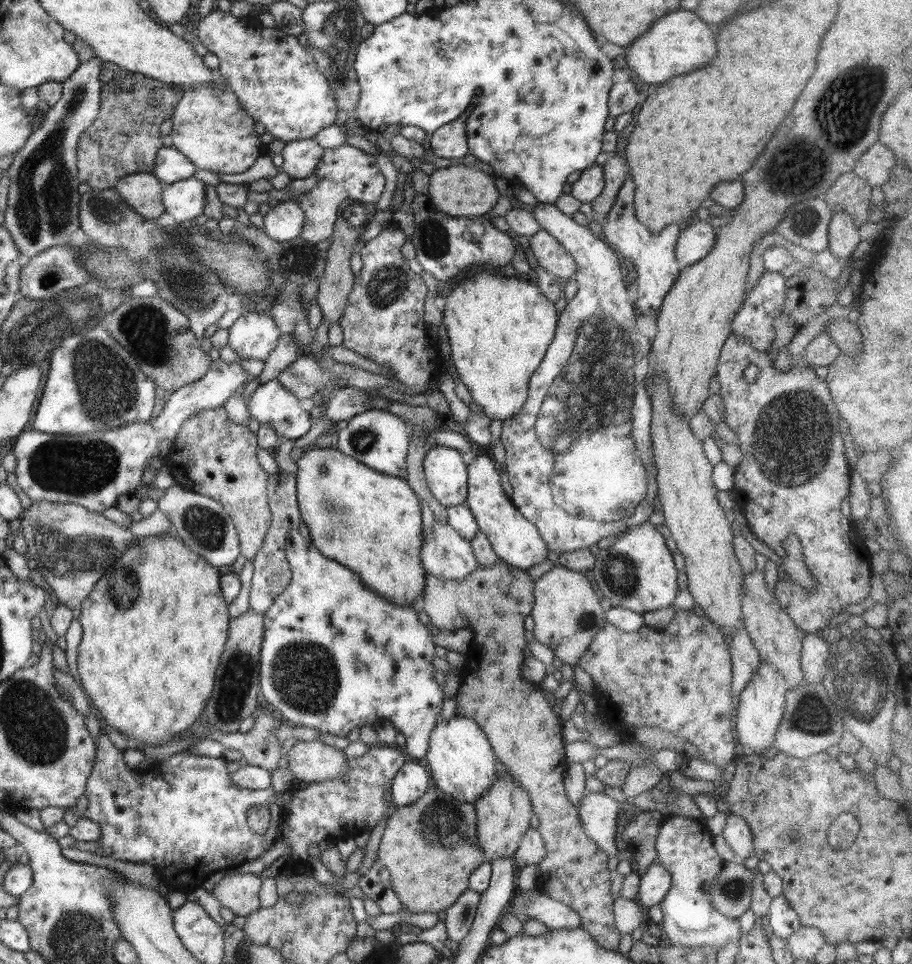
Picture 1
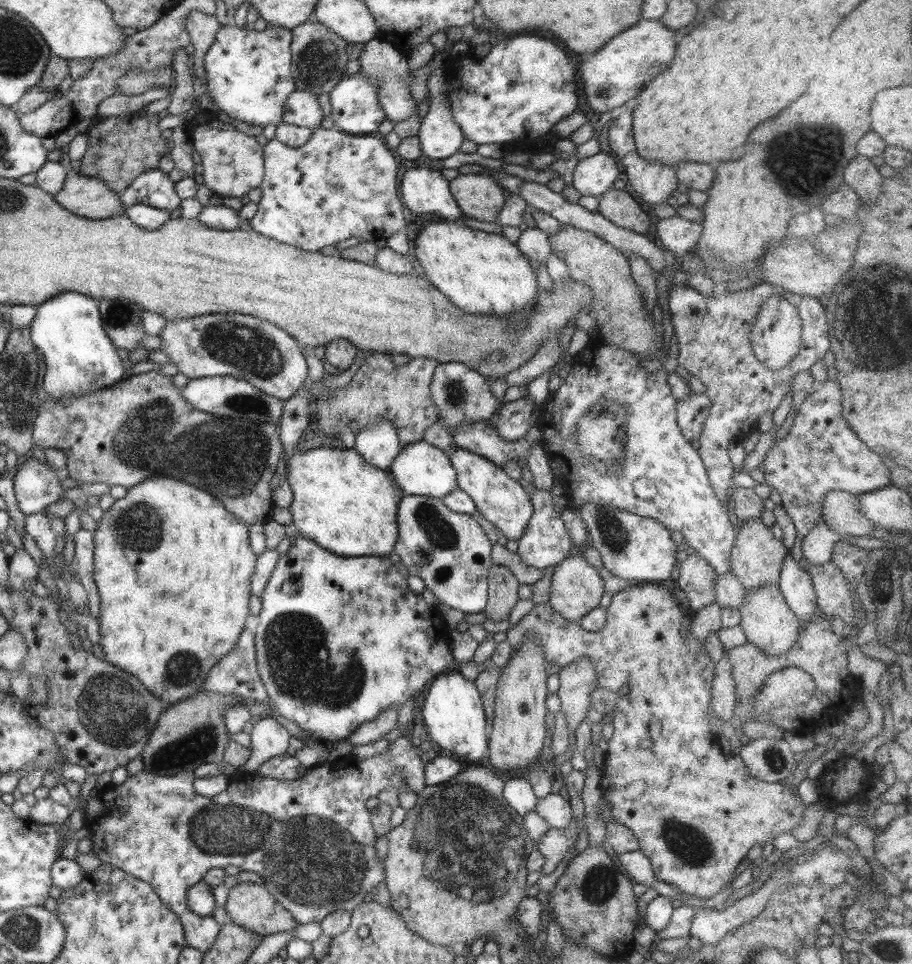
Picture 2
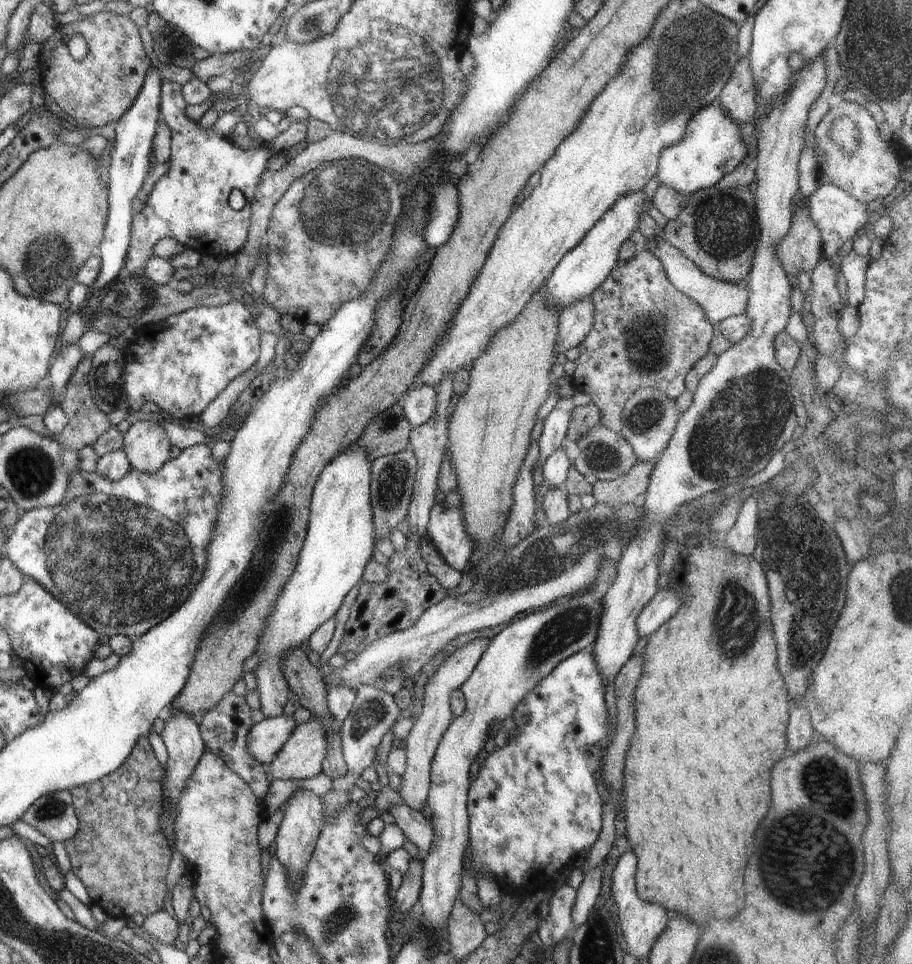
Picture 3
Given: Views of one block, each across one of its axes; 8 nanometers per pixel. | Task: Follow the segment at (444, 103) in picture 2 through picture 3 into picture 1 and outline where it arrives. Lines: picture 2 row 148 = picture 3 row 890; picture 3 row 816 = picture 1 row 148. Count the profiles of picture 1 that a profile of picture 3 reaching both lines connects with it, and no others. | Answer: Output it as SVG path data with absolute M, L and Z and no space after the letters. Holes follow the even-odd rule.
M464 116L441 126L428 140L433 156L450 159L469 154Z

